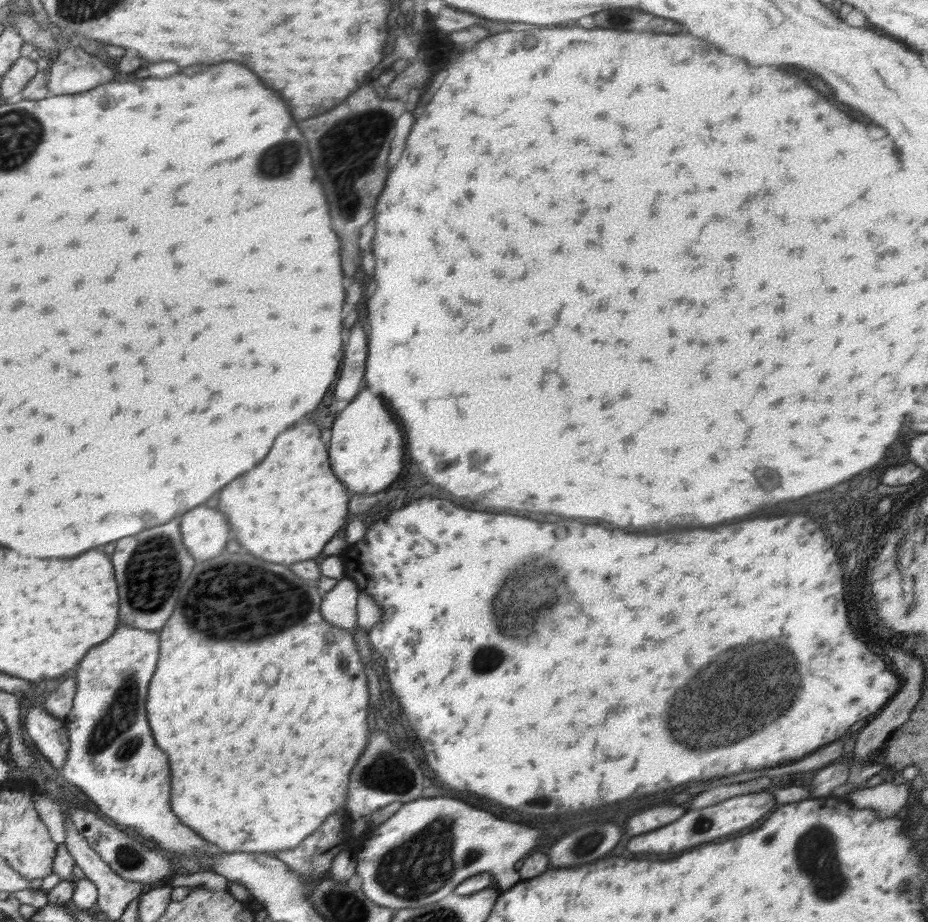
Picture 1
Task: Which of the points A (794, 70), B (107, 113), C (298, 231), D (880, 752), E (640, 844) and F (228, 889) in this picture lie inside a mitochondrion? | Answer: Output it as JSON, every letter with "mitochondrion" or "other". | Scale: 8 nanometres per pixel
{"A":"other","B":"other","C":"other","D":"other","E":"other","F":"other"}

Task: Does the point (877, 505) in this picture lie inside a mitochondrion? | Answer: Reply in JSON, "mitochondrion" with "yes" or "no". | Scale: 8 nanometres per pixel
{"mitochondrion":"yes"}

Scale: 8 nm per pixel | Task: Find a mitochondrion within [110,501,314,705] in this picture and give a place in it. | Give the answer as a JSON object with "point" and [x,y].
{"point":[153,567]}

